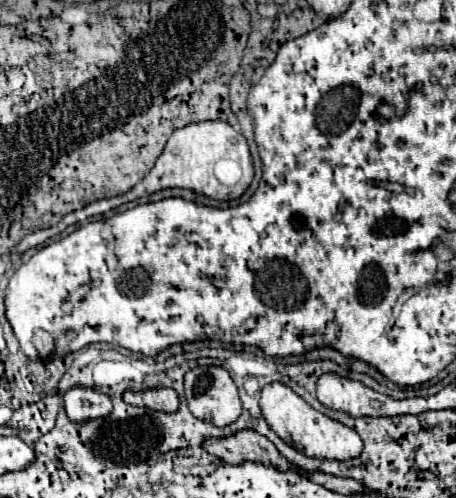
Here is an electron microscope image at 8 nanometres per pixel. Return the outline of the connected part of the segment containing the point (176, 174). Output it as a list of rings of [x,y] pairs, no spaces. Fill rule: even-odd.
[[[202,121],[202,123],[190,123],[182,129],[176,129],[164,151],[160,153],[160,157],[156,159],[156,165],[152,167],[152,171],[126,195],[120,197],[112,197],[112,199],[102,199],[96,201],[96,215],[100,213],[108,213],[110,209],[120,207],[122,203],[134,201],[138,197],[148,197],[160,189],[170,189],[170,187],[182,187],[182,189],[192,189],[194,193],[206,195],[210,199],[216,201],[232,201],[238,199],[248,185],[254,179],[254,167],[252,167],[252,157],[250,157],[250,149],[248,143],[244,139],[242,133],[238,133],[230,123],[226,121]],[[220,161],[236,161],[236,167],[240,167],[240,175],[236,175],[238,179],[234,181],[222,181],[218,175],[218,163]]]

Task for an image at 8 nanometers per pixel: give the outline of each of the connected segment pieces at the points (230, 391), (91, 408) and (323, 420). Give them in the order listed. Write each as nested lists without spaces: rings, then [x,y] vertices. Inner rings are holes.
[[[196,367],[190,369],[184,377],[184,387],[186,387],[186,401],[196,419],[210,421],[216,427],[226,427],[232,425],[240,413],[242,413],[242,403],[238,397],[238,389],[234,381],[230,379],[228,371],[222,367]]]
[[[74,387],[64,395],[64,407],[70,421],[90,421],[98,417],[106,417],[112,411],[112,401],[106,393],[98,389]]]
[[[270,383],[262,389],[260,397],[260,411],[270,425],[270,429],[286,443],[290,443],[294,449],[304,453],[306,457],[316,457],[316,459],[336,459],[336,461],[346,461],[354,459],[362,453],[362,439],[358,433],[338,421],[332,421],[330,417],[318,413],[312,409],[302,397],[298,397],[290,387],[284,383]]]

